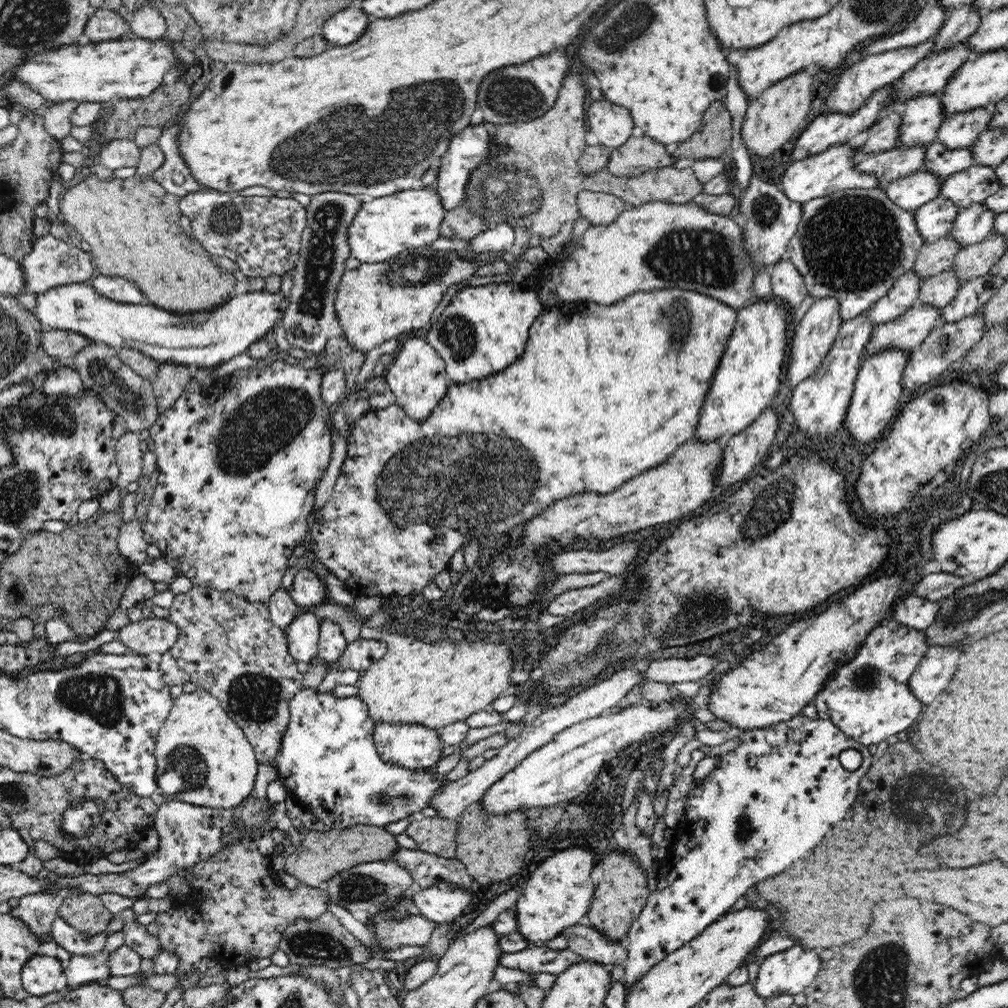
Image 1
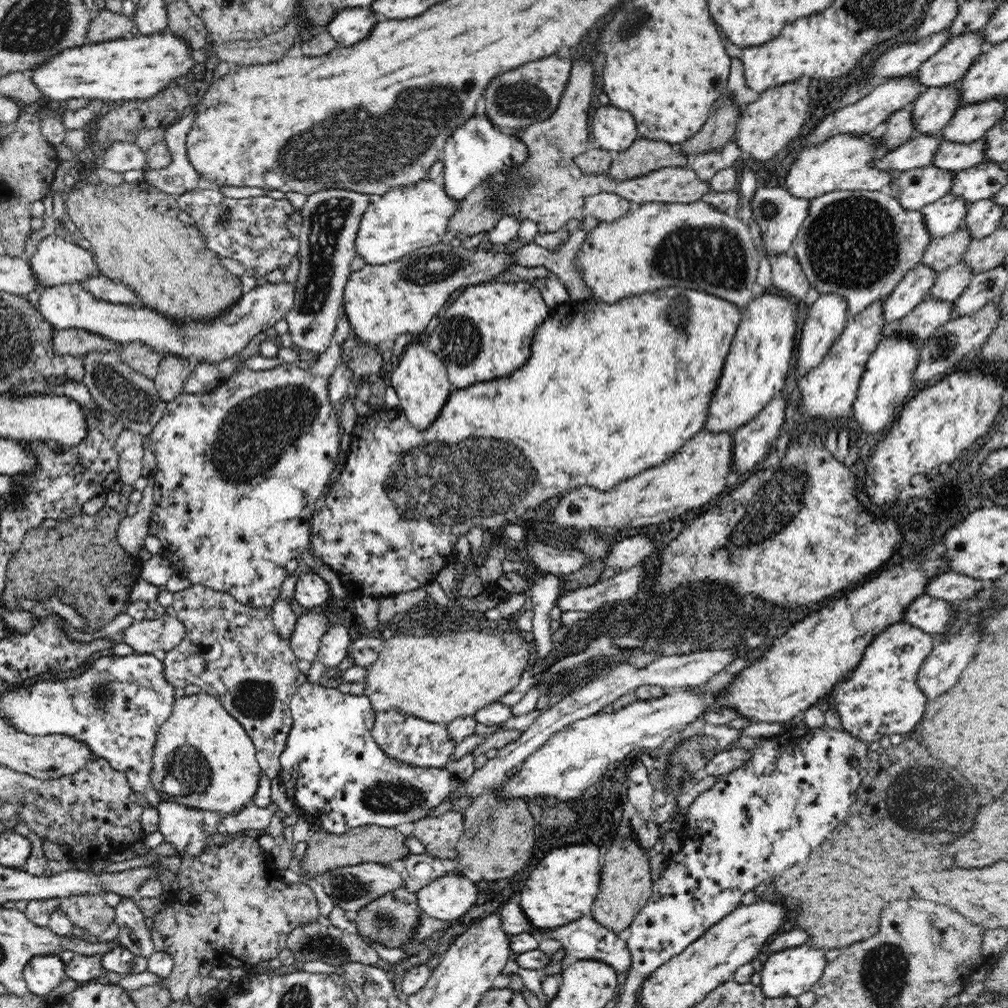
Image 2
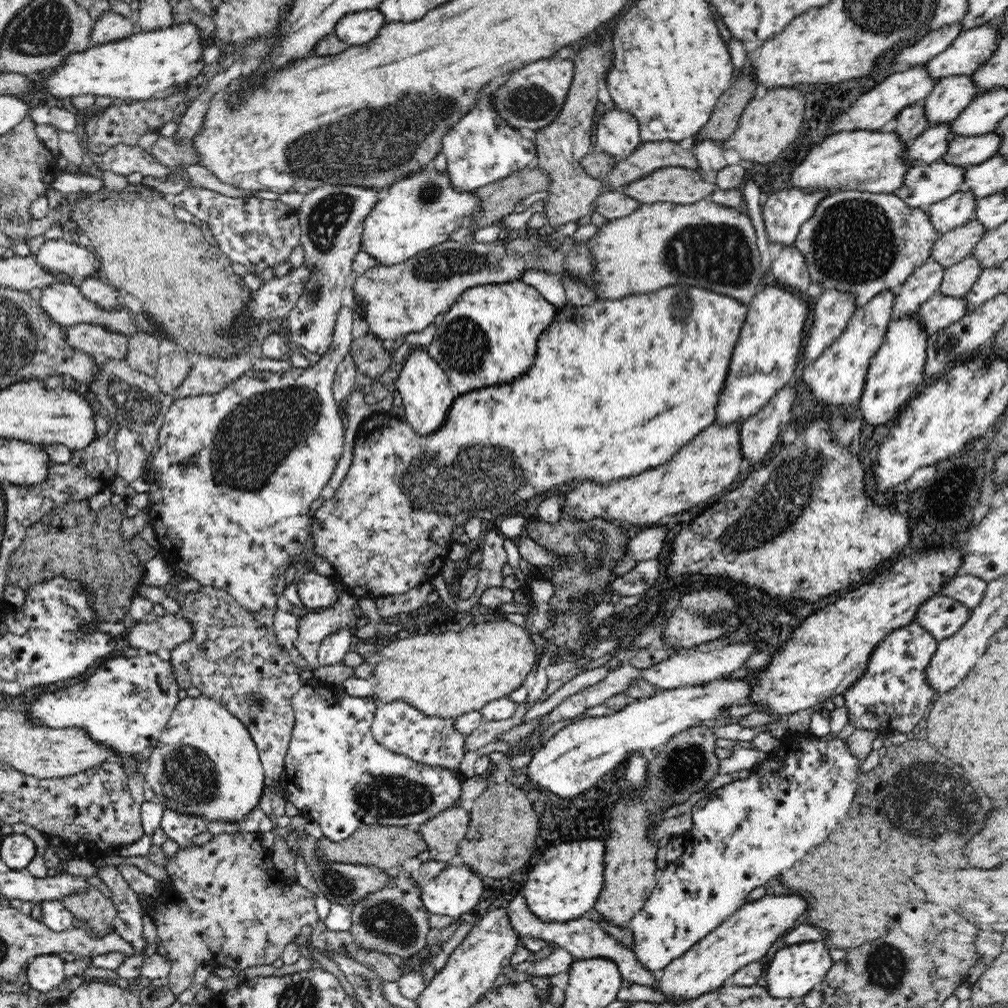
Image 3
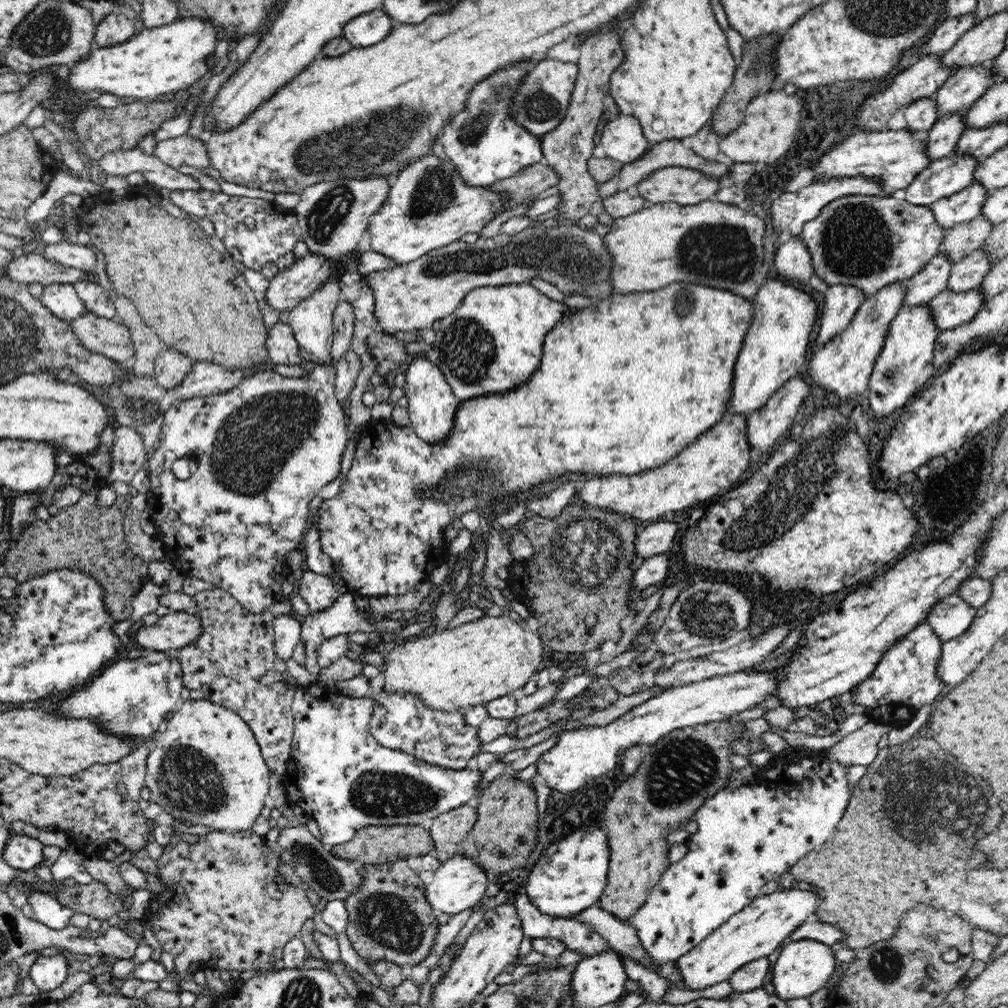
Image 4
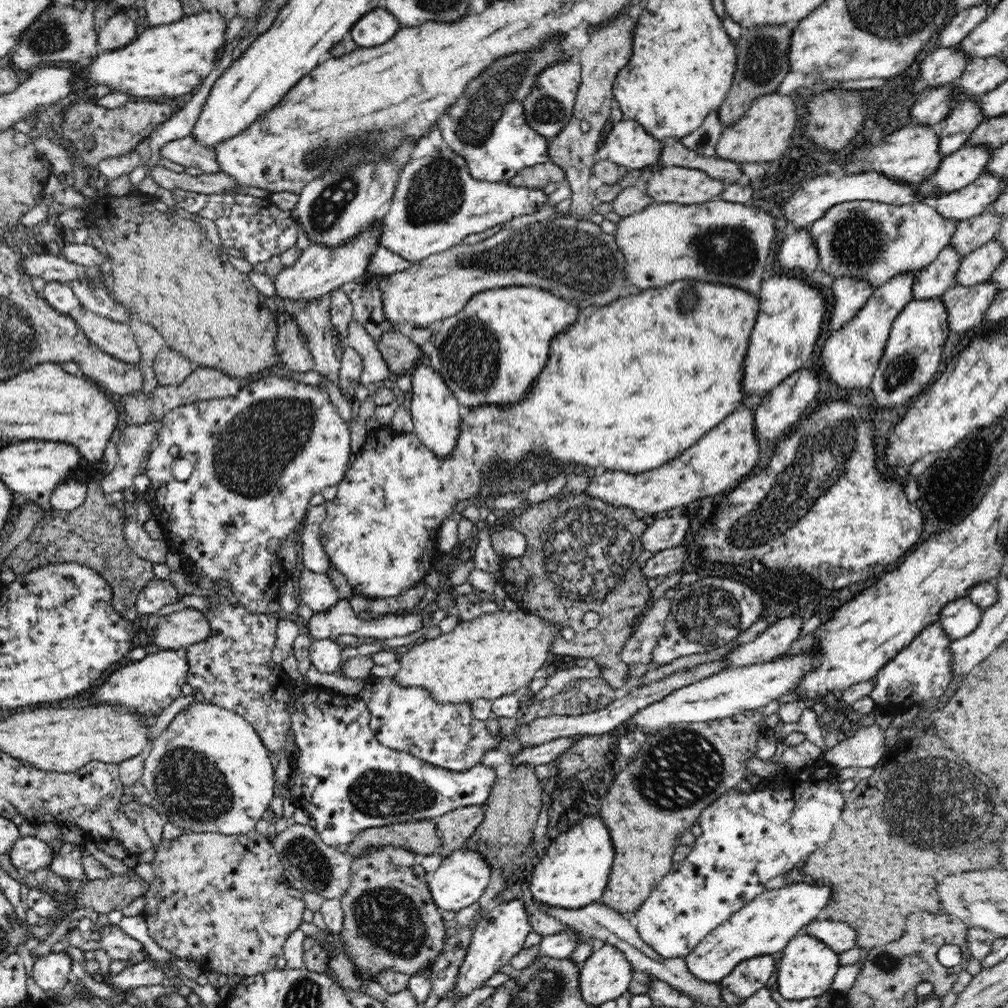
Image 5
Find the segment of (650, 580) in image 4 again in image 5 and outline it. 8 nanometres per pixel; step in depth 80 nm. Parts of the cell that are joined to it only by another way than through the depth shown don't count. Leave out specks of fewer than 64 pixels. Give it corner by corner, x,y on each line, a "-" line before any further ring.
676,545
674,548
654,553
641,568
640,573
646,577
664,580
676,570
679,570
688,560
688,548
684,545

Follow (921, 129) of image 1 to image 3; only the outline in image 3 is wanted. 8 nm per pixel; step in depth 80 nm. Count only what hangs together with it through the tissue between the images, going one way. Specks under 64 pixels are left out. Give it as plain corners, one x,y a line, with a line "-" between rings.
952,75
939,80
920,102
924,107
926,128
952,122
975,99
974,92
970,75

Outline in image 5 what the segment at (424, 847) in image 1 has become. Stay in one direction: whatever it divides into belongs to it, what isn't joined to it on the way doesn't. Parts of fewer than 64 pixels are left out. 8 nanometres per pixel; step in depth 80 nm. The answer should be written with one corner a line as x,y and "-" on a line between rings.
481,805
463,806
446,814
436,820
436,831
440,837
441,848
438,853
448,858
452,852
464,849
468,838
484,818
484,809

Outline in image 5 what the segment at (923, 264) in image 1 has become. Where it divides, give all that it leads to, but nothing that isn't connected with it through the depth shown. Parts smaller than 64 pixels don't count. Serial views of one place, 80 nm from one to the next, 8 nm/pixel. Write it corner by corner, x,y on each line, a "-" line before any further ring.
986,210
968,220
960,221
956,224
956,231
948,246
964,258
995,239
1003,219
992,213
992,210

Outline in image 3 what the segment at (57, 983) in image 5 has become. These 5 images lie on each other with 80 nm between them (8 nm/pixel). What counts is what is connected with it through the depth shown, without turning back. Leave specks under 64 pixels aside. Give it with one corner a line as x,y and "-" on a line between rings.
62,955
35,956
25,970
28,984
38,992
50,992
62,984
65,960

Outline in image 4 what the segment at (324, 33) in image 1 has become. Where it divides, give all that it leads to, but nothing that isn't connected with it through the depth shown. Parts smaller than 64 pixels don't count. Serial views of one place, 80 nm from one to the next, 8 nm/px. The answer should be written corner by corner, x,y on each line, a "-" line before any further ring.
380,8
348,20
342,26
342,37
354,47
368,47
384,41
395,25
396,22

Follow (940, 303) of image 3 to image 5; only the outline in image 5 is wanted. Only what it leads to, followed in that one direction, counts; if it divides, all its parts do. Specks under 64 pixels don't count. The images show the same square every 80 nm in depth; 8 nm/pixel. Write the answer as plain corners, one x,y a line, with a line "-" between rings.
990,280
974,286
953,285
946,289
940,300
947,311
948,330
965,332
974,324
978,325
997,295
998,289

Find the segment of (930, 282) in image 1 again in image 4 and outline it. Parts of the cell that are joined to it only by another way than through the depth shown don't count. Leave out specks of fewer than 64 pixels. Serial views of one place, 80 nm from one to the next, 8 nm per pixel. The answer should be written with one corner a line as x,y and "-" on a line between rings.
978,249
970,256
966,256
957,264
951,266
946,289
950,289
957,294
974,290
982,284
982,280
992,266
989,256

